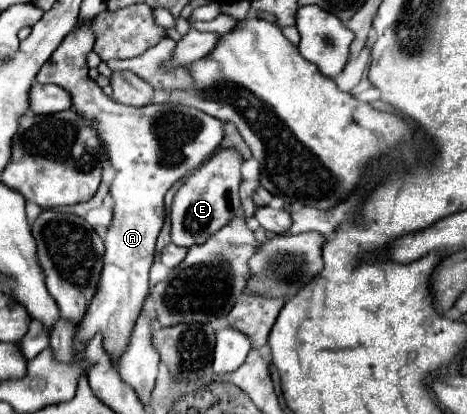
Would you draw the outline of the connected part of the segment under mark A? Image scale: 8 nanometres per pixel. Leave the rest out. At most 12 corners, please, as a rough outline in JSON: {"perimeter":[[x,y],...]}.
{"perimeter":[[81,22],[39,70],[115,168],[99,290],[77,332],[117,360],[149,292],[163,198],[219,148],[217,118],[113,102]]}

